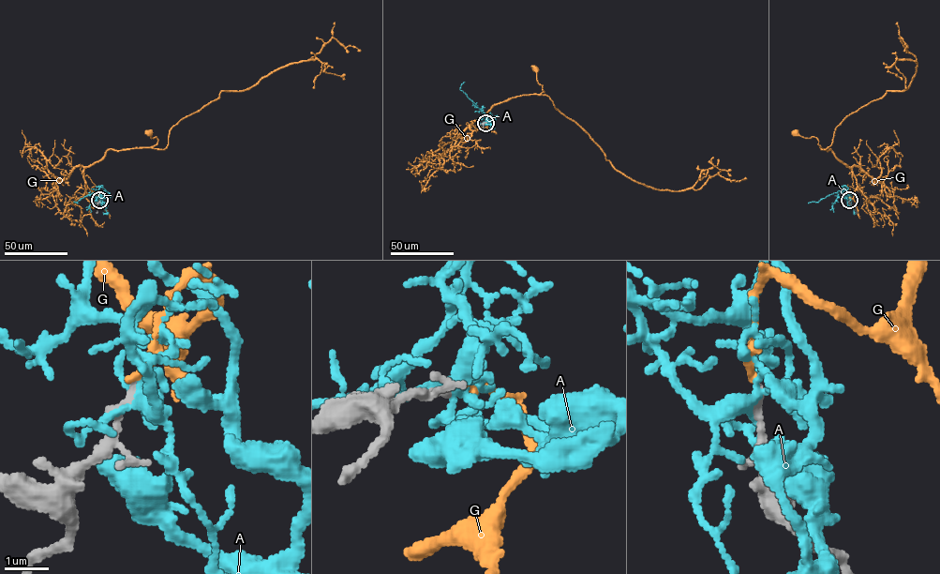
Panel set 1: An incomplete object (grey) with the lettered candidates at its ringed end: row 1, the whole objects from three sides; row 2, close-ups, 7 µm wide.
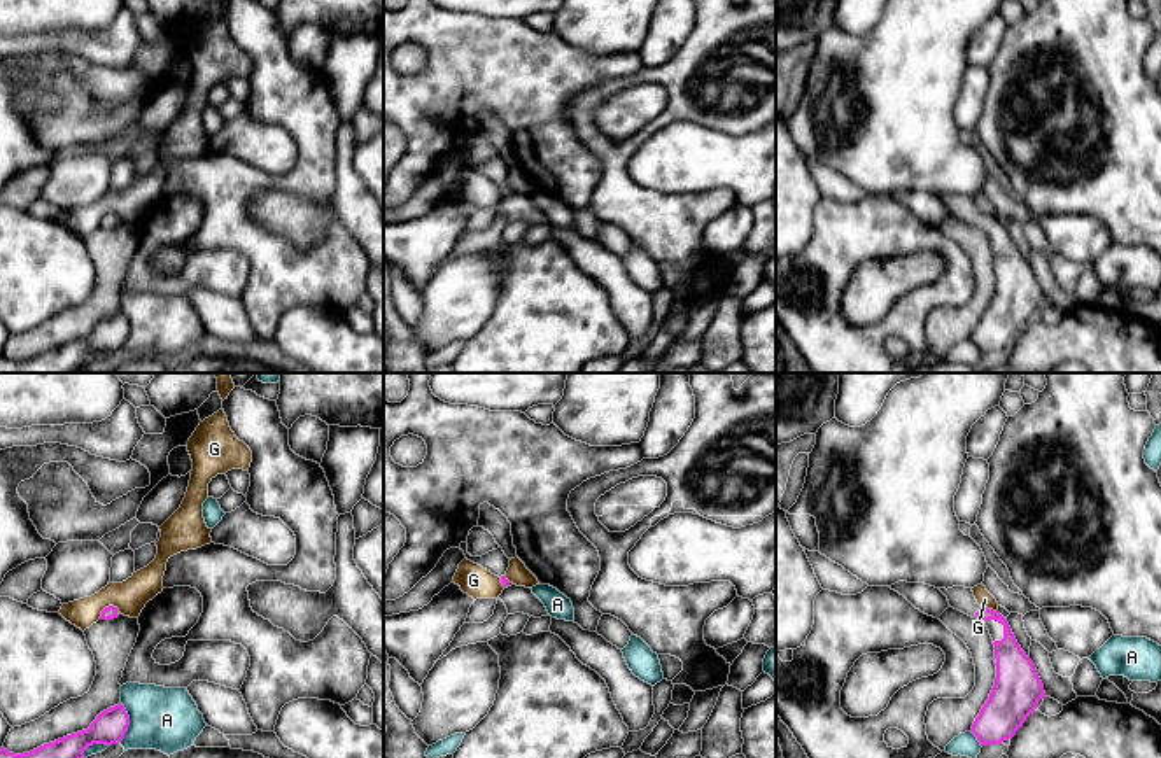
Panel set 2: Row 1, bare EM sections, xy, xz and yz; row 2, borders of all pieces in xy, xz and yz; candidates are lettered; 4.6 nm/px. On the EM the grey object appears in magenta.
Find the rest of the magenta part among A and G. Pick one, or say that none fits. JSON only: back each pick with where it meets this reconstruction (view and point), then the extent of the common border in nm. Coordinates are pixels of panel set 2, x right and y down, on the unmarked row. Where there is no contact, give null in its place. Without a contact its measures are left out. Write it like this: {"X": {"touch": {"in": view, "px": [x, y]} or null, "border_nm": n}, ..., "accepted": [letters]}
{"accepted": []}

